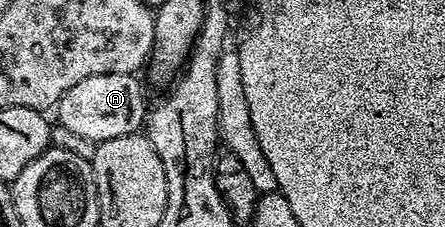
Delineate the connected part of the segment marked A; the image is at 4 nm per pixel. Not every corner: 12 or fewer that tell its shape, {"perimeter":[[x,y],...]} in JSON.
{"perimeter":[[137,74],[79,80],[56,121],[94,143],[138,133],[147,118]]}

